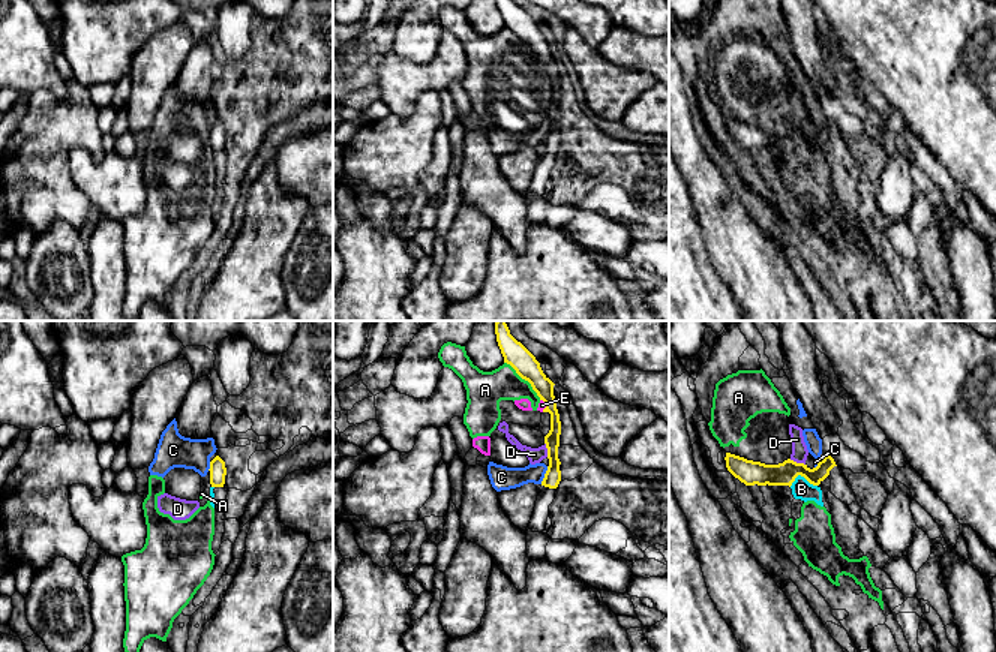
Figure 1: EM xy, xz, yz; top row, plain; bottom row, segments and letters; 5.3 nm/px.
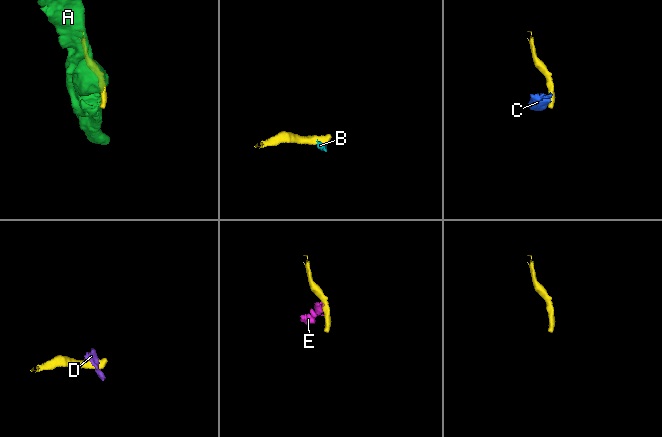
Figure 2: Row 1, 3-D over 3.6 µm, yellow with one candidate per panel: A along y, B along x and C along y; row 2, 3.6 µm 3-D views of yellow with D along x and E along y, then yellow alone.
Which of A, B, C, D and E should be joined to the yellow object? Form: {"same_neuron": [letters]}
{"same_neuron": []}

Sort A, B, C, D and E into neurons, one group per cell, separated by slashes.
A B C D E

